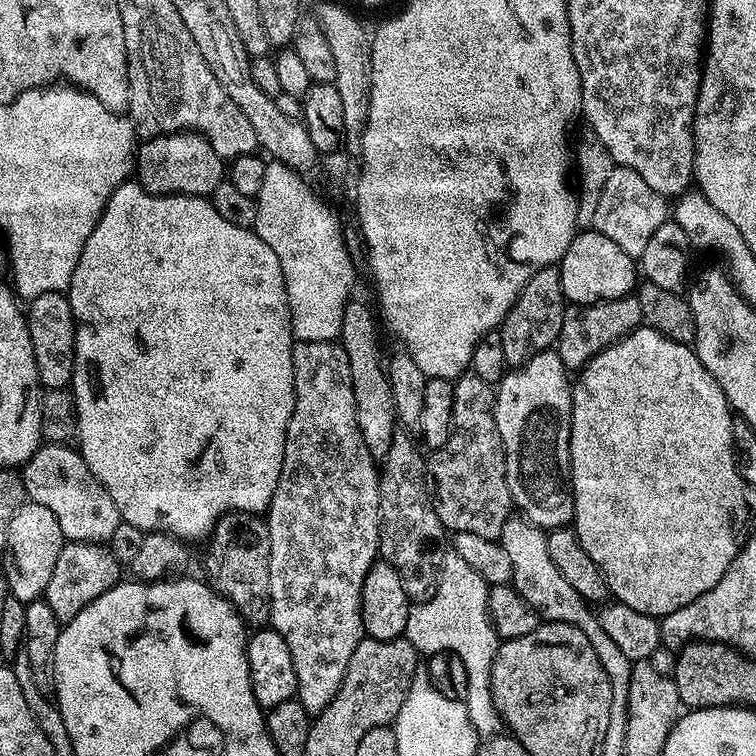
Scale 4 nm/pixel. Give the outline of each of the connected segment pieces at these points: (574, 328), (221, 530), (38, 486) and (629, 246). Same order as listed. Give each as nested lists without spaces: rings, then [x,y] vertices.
[[[635,294],[617,300],[602,300],[598,304],[568,306],[564,309],[562,330],[556,339],[554,351],[558,358],[562,358],[565,369],[579,370],[602,350],[606,350],[611,344],[617,344],[624,336],[629,336],[635,328],[643,324],[642,306],[638,306]]]
[[[226,512],[216,521],[207,537],[207,544],[203,573],[206,583],[234,606],[245,625],[267,625],[270,620],[270,530],[267,519],[251,512]]]
[[[45,443],[23,465],[22,479],[25,497],[38,506],[46,506],[46,510],[58,518],[65,541],[108,542],[122,522],[118,506],[114,506],[114,498],[110,498],[102,482],[90,474],[90,466],[86,466],[75,447]]]
[[[613,167],[610,178],[606,178],[606,186],[602,186],[602,194],[598,198],[598,210],[594,210],[591,227],[595,231],[606,234],[610,242],[633,258],[638,258],[642,250],[646,250],[654,230],[669,219],[670,204],[665,197],[658,195],[634,170]]]

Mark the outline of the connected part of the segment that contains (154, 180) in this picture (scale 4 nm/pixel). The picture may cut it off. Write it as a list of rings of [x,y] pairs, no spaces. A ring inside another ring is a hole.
[[[171,132],[165,136],[149,136],[137,147],[135,179],[146,191],[155,196],[211,197],[214,190],[226,180],[226,161],[210,146],[210,142],[197,132]]]

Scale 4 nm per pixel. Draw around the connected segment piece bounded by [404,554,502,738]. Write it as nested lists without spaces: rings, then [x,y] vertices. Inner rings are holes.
[[[455,554],[444,557],[444,569],[438,582],[434,598],[424,604],[417,604],[408,613],[404,636],[420,654],[453,652],[462,658],[466,666],[466,694],[463,701],[470,716],[470,722],[481,737],[491,738],[501,731],[500,713],[492,701],[492,687],[488,684],[490,666],[498,647],[496,631],[488,619],[488,590],[490,585],[462,558]]]

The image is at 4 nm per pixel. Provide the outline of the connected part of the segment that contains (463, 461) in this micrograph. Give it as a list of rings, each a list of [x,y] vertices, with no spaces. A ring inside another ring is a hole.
[[[471,370],[456,377],[452,389],[452,433],[426,464],[436,513],[449,533],[469,532],[499,540],[514,505],[506,482],[506,458],[496,425],[496,394],[493,385],[482,382]]]

